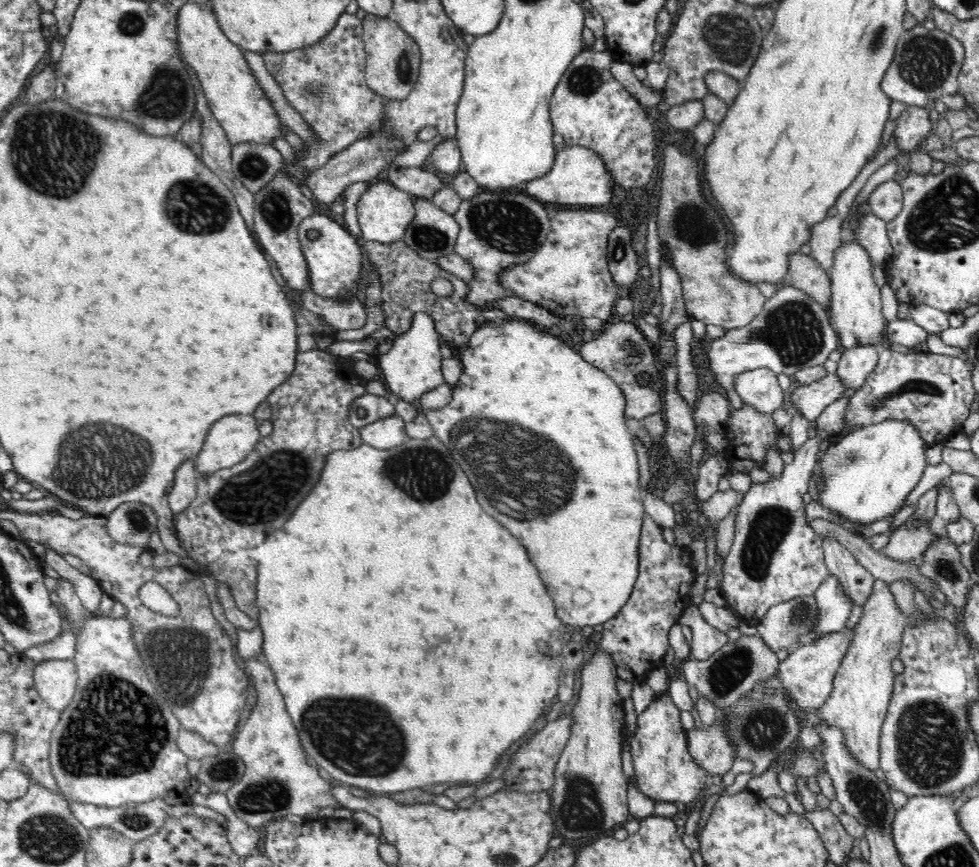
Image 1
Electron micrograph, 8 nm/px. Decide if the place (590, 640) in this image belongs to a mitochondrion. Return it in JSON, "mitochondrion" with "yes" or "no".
{"mitochondrion":"no"}

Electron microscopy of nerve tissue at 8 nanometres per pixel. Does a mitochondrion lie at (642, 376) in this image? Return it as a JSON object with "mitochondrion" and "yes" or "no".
{"mitochondrion":"yes"}

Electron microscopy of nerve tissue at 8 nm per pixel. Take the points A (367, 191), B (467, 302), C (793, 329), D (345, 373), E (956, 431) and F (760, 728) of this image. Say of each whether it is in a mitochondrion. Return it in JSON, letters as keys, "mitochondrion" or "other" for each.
{"A":"other","B":"other","C":"mitochondrion","D":"other","E":"other","F":"mitochondrion"}

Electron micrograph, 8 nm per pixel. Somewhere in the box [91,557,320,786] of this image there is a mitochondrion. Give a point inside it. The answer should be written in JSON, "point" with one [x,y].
{"point":[180,656]}

